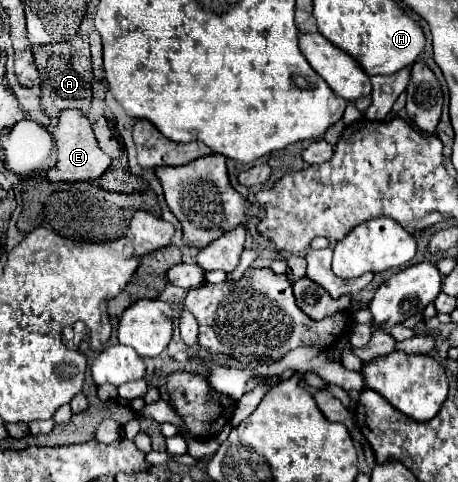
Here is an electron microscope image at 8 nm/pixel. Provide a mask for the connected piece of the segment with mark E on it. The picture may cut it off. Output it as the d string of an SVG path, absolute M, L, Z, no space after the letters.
M66 110L66 112L60 112L58 116L58 124L52 132L54 140L56 140L56 164L46 172L48 180L52 182L82 182L82 180L96 180L100 178L106 168L110 166L112 158L106 156L98 142L96 142L96 136L92 132L92 126L88 122L88 118L78 112L78 110Z

